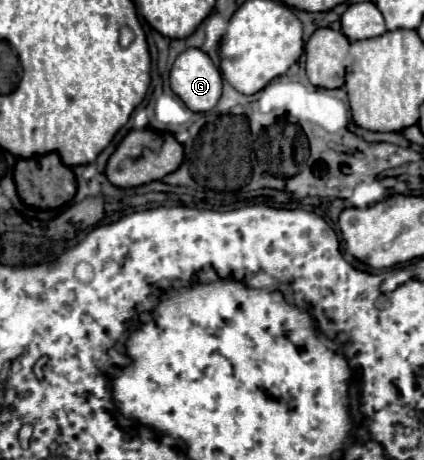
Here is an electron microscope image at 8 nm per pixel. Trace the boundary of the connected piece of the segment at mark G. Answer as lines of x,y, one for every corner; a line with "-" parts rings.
186,49
172,65
170,87
190,111
206,113
222,95
222,75
204,51

